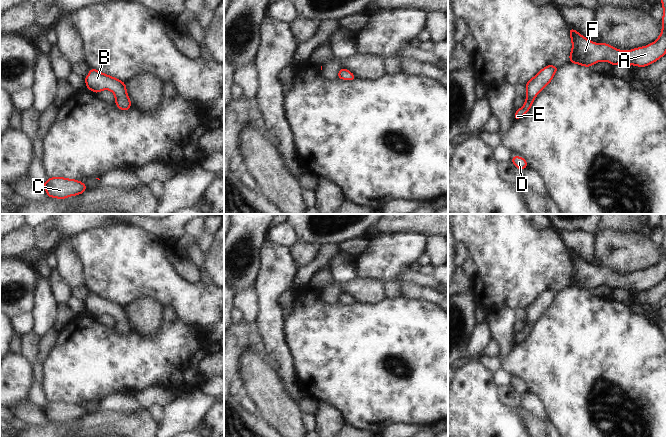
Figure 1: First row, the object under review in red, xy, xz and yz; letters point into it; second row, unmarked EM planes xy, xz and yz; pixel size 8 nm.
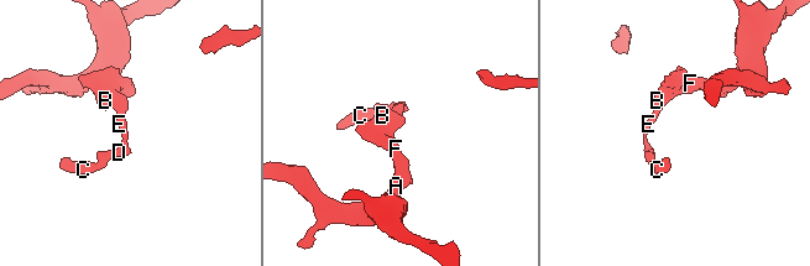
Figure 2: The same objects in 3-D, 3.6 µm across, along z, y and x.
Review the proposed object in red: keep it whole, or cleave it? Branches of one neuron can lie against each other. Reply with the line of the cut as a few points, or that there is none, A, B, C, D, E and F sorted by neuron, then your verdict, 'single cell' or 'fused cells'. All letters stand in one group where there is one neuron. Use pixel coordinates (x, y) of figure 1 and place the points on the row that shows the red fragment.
no cut; A B C D E F; single cell

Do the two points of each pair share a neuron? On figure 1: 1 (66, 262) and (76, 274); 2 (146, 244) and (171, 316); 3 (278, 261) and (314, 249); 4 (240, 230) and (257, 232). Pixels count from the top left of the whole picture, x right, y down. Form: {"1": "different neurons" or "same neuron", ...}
{"1": "same neuron", "2": "different neurons", "3": "different neurons", "4": "same neuron"}

